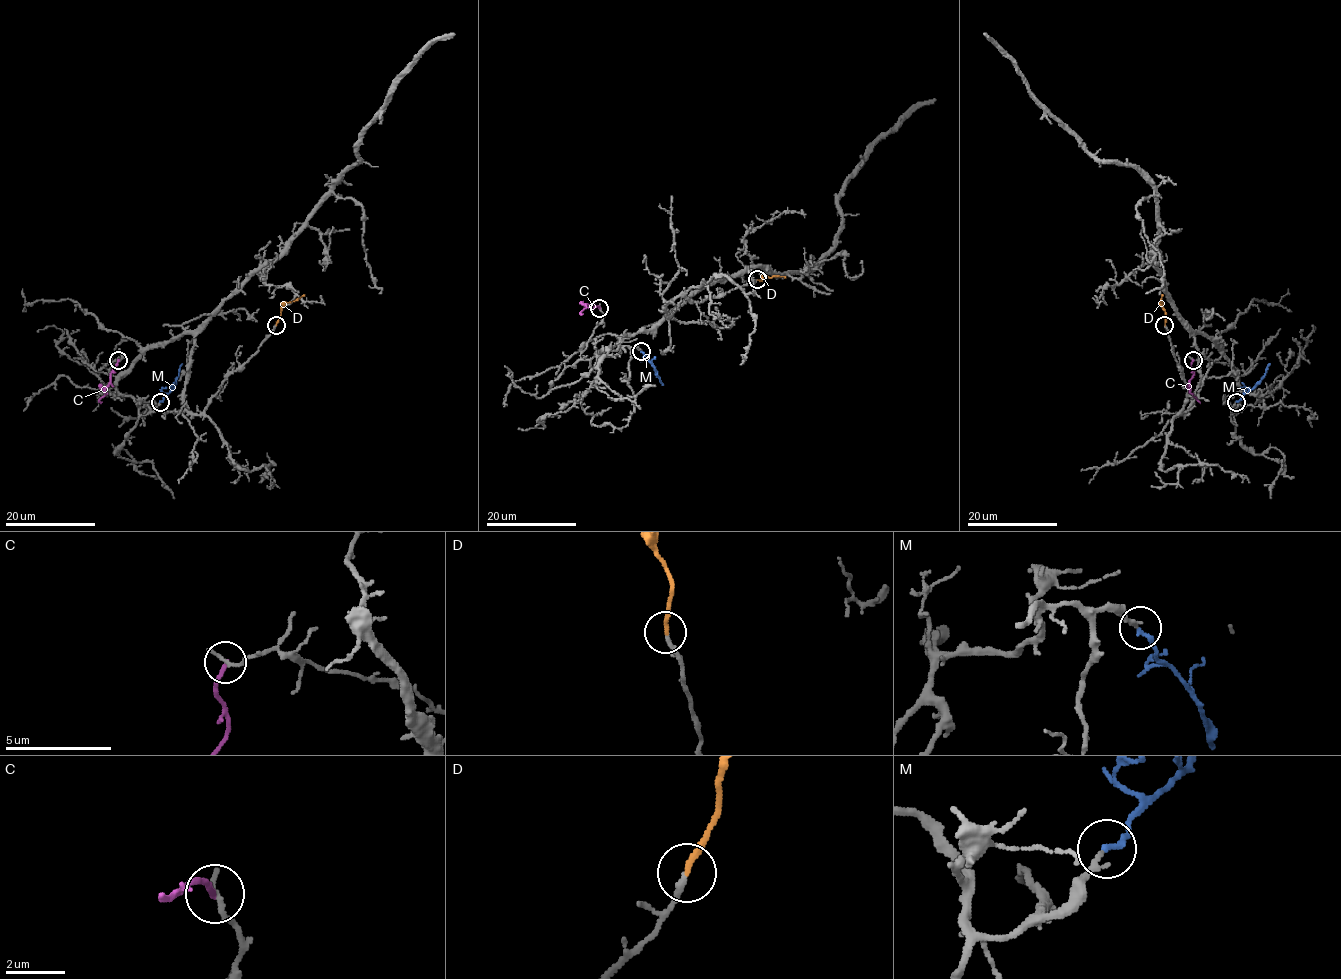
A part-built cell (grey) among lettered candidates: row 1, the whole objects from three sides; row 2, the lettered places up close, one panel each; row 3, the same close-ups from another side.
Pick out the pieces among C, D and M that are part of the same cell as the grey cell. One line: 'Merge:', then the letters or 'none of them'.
Merge: D, M

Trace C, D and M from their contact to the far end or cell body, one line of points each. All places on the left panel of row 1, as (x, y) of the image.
C: (119, 360), (101, 403)
D: (276, 325), (280, 308), (304, 294)
M: (160, 402), (173, 388), (182, 363)

